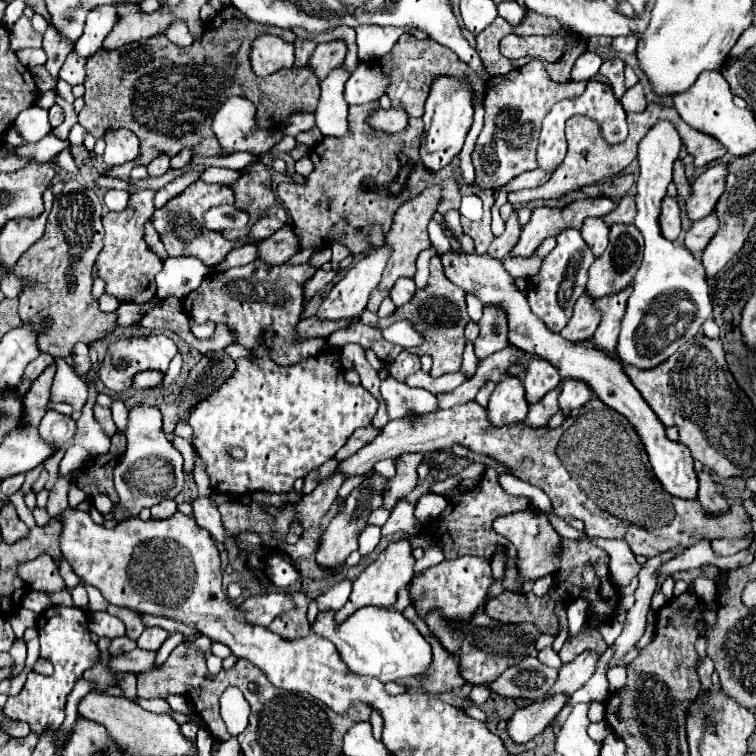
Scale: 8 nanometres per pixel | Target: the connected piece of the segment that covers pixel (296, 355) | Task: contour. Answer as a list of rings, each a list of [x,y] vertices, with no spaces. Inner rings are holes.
[[[254,260],[246,266],[240,268],[230,268],[226,272],[214,272],[212,276],[206,276],[200,284],[200,288],[196,288],[196,292],[190,292],[184,300],[184,312],[190,316],[192,322],[202,324],[204,320],[212,320],[216,324],[228,324],[230,328],[236,330],[236,334],[240,336],[240,340],[254,340],[254,344],[242,344],[246,348],[254,348],[256,342],[262,338],[270,348],[272,348],[272,360],[276,364],[296,364],[298,360],[304,360],[304,356],[316,356],[320,350],[326,348],[326,338],[316,338],[316,340],[296,340],[296,324],[300,322],[300,314],[304,310],[304,298],[302,298],[302,284],[314,274],[316,270],[308,264],[300,264],[300,266],[268,266],[260,260]]]

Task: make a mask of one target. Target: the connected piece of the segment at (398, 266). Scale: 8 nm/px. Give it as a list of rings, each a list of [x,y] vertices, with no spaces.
[[[430,186],[424,192],[420,192],[420,196],[414,196],[412,200],[408,200],[404,206],[398,208],[398,212],[394,216],[392,230],[384,238],[384,242],[390,244],[394,252],[392,252],[388,264],[386,264],[384,274],[382,274],[382,280],[380,280],[380,286],[378,286],[380,290],[390,290],[400,276],[414,276],[416,274],[416,258],[418,258],[418,254],[422,250],[430,248],[428,224],[432,220],[432,214],[436,212],[440,200],[442,200],[442,188],[440,186]]]

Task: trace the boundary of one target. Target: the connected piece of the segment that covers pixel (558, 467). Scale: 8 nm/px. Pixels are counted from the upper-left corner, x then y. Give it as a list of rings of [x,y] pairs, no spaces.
[[[596,396],[558,428],[524,428],[524,422],[508,424],[508,428],[492,428],[488,424],[488,410],[478,402],[390,420],[380,436],[348,460],[342,460],[332,476],[364,476],[378,460],[406,452],[434,452],[436,448],[450,448],[454,444],[504,462],[512,468],[514,476],[542,488],[560,518],[580,518],[586,524],[584,530],[588,536],[624,540],[636,556],[652,558],[676,546],[684,550],[692,548],[700,540],[740,540],[754,534],[752,518],[732,498],[728,500],[728,514],[712,518],[702,512],[698,500],[682,500],[668,494],[654,476],[632,424]]]

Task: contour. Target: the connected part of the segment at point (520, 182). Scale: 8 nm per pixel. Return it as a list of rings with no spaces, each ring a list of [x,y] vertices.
[[[542,168],[524,172],[520,176],[516,176],[512,182],[508,182],[510,190],[520,190],[520,188],[536,188],[540,184],[544,184],[544,180],[548,180],[548,176],[552,176],[552,172],[544,172]]]

